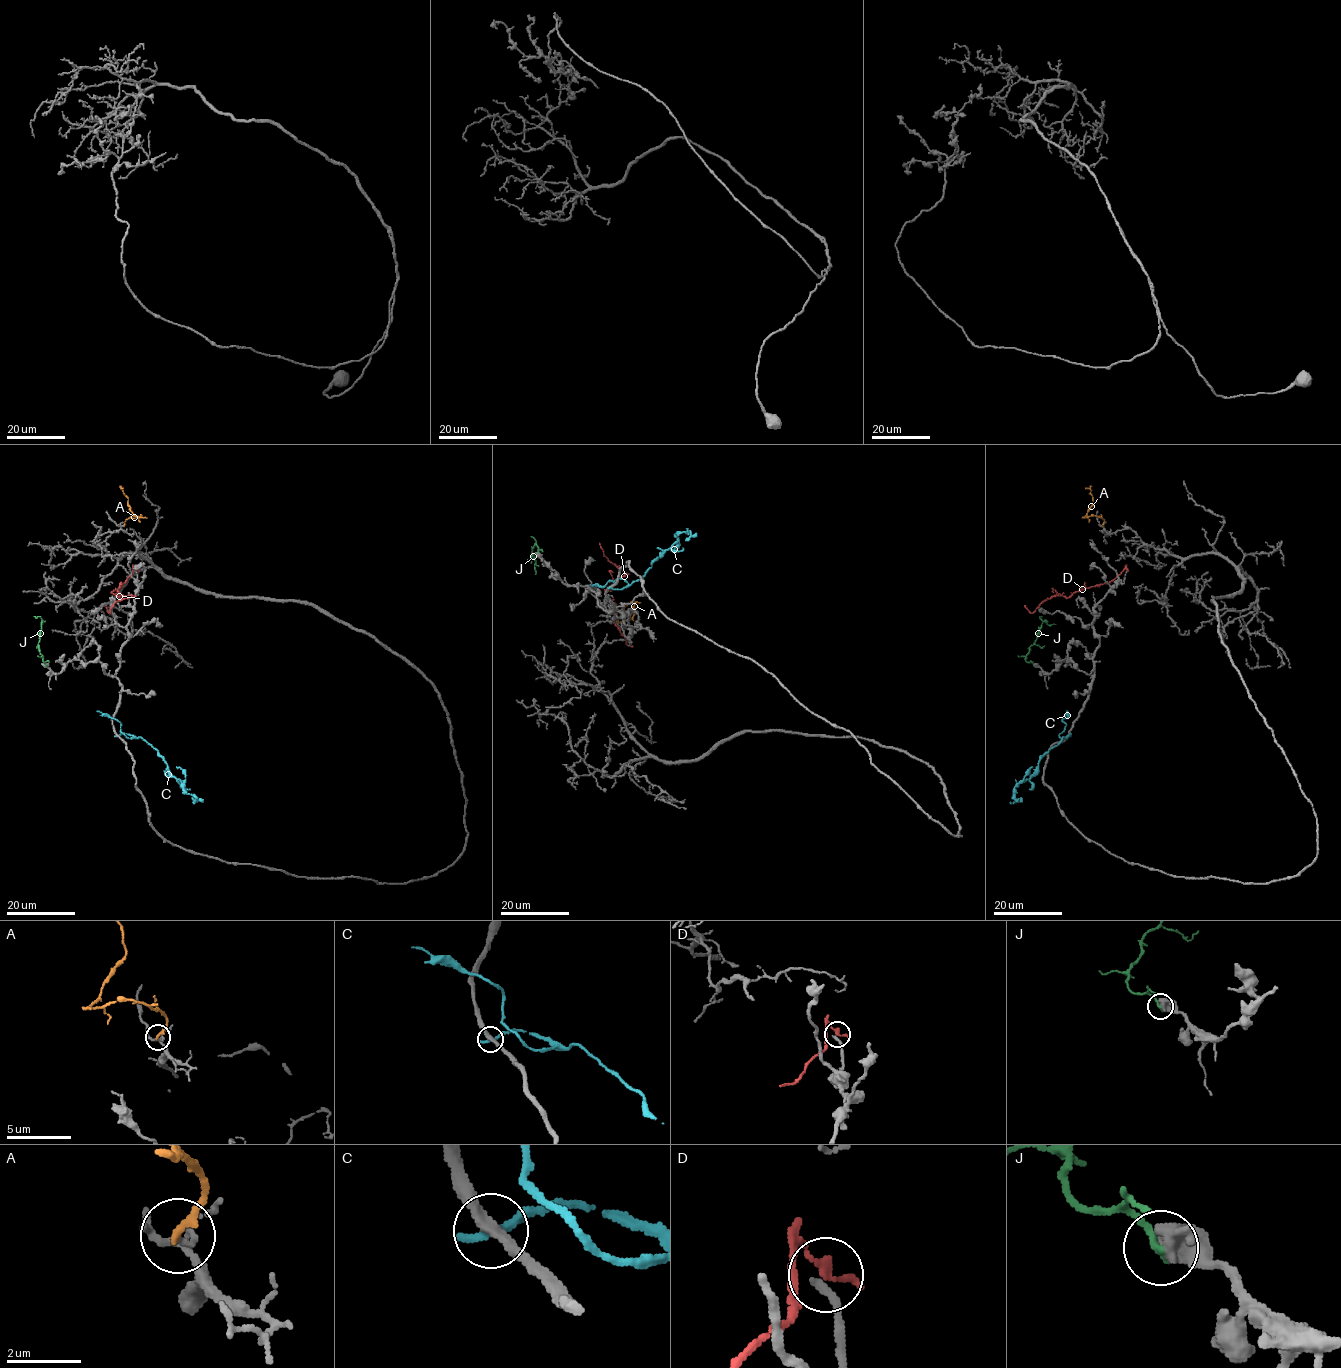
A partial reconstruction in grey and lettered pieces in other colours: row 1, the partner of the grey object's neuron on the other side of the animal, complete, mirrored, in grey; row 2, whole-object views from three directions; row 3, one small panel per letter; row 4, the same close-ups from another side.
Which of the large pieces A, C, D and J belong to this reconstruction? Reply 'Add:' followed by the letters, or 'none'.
Add: none

